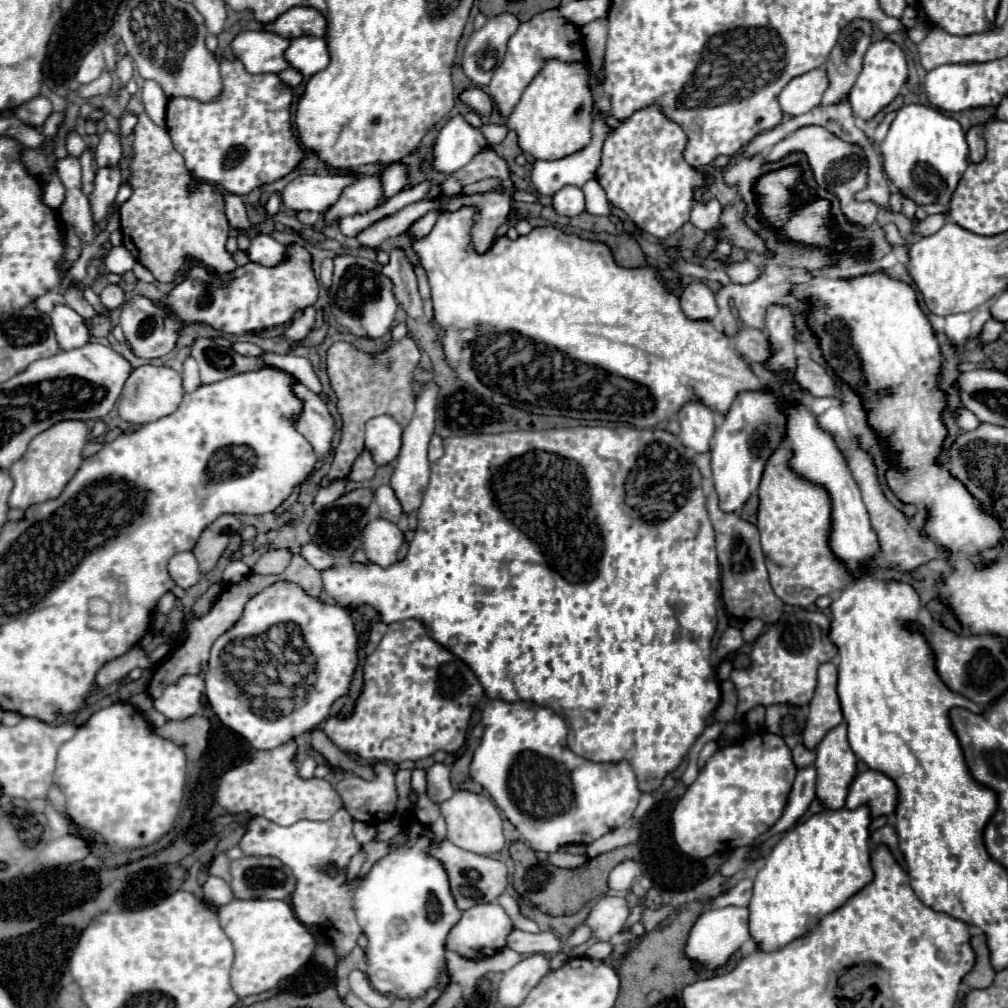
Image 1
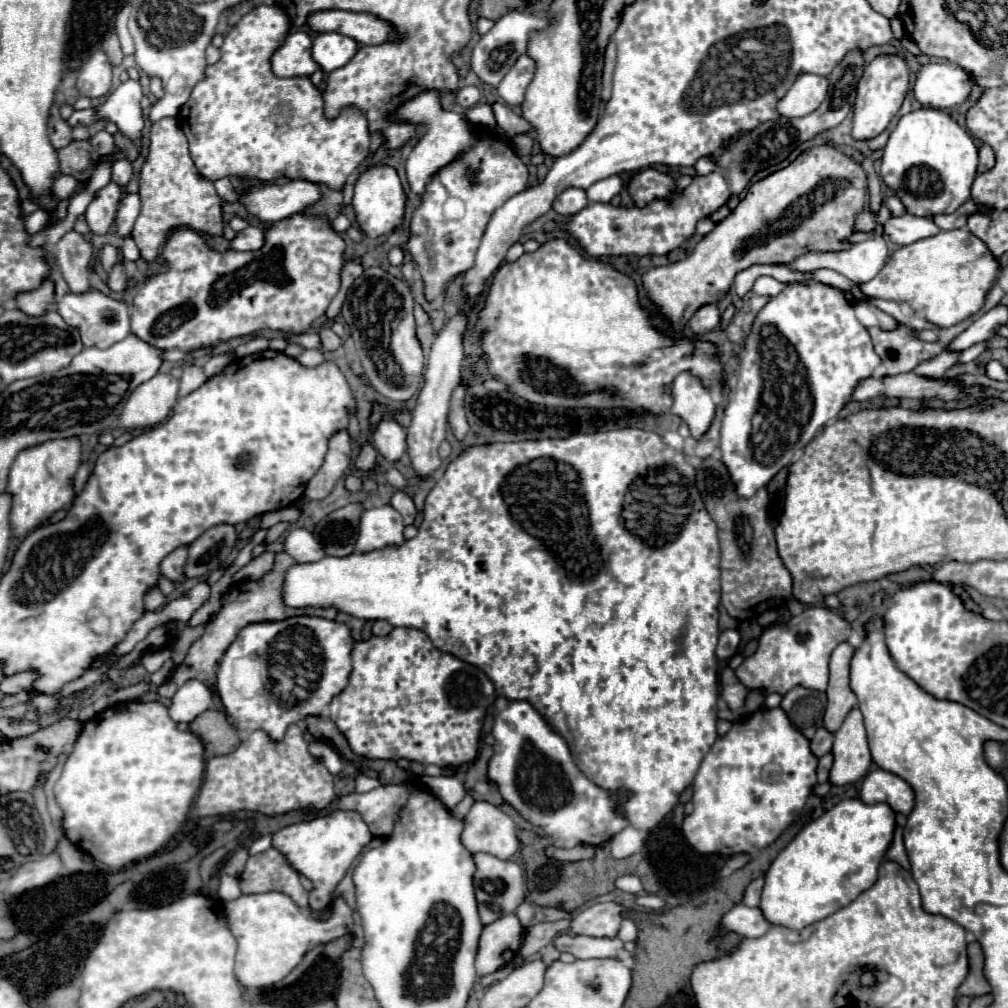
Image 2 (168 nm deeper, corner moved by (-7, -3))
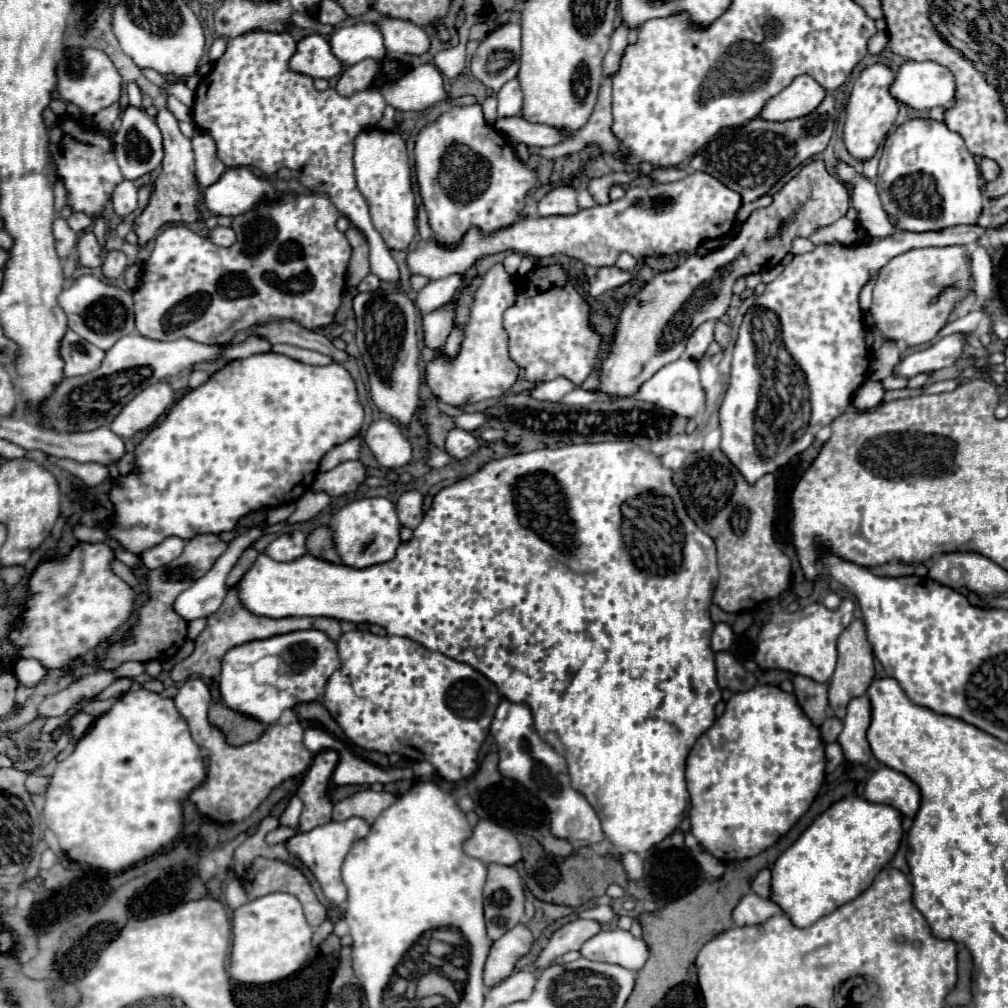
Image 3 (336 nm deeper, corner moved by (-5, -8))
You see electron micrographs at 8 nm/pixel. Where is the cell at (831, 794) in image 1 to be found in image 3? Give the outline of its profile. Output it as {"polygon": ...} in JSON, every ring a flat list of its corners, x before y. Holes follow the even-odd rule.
{"polygon":[[868,696,854,698,848,704,844,730,838,736,838,744,842,746,848,768,854,764,866,764,872,758,872,752,866,740,868,726,870,726,870,700]]}

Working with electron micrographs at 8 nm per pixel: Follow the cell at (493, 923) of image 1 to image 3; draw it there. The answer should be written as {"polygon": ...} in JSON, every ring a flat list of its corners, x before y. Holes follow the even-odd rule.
{"polygon":[[524,924,514,926,502,938,492,942,492,948,484,966,484,984,496,986,500,980,510,976,514,970,514,964,524,954,528,954,532,942,534,942,534,936]]}

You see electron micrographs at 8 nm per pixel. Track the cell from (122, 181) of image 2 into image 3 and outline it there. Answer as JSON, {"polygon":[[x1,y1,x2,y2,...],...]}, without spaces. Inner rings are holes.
{"polygon":[[122,180,114,192,112,192,112,206,118,216,128,216,138,208,136,202,136,192,138,188,132,184,132,180]]}

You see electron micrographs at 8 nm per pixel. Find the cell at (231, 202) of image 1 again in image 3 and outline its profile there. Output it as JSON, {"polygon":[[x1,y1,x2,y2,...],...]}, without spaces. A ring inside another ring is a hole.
{"polygon":[[196,132,196,136,192,138,192,146,196,154,196,178,204,188,208,188,222,178,226,166,216,158,216,146,208,134]]}

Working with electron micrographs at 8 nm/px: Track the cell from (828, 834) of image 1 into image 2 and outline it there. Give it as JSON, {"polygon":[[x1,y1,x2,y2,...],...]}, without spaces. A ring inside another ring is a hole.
{"polygon":[[844,799,834,805,830,811,808,823,796,835,796,839,792,839,772,861,770,869,766,871,766,885,760,901,764,917,774,925,804,929,854,901,862,891,870,889,876,883,878,865,882,863,882,857,894,839,894,827,896,813,892,811,892,807,888,807,888,803,866,805,860,799]]}

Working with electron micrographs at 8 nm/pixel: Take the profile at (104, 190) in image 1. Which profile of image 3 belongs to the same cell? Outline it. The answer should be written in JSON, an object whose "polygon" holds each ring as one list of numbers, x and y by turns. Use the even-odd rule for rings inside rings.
{"polygon":[[84,232,80,242,78,242,78,258,82,262,82,266,88,268,96,268,102,264,102,246,96,240,94,232]]}

